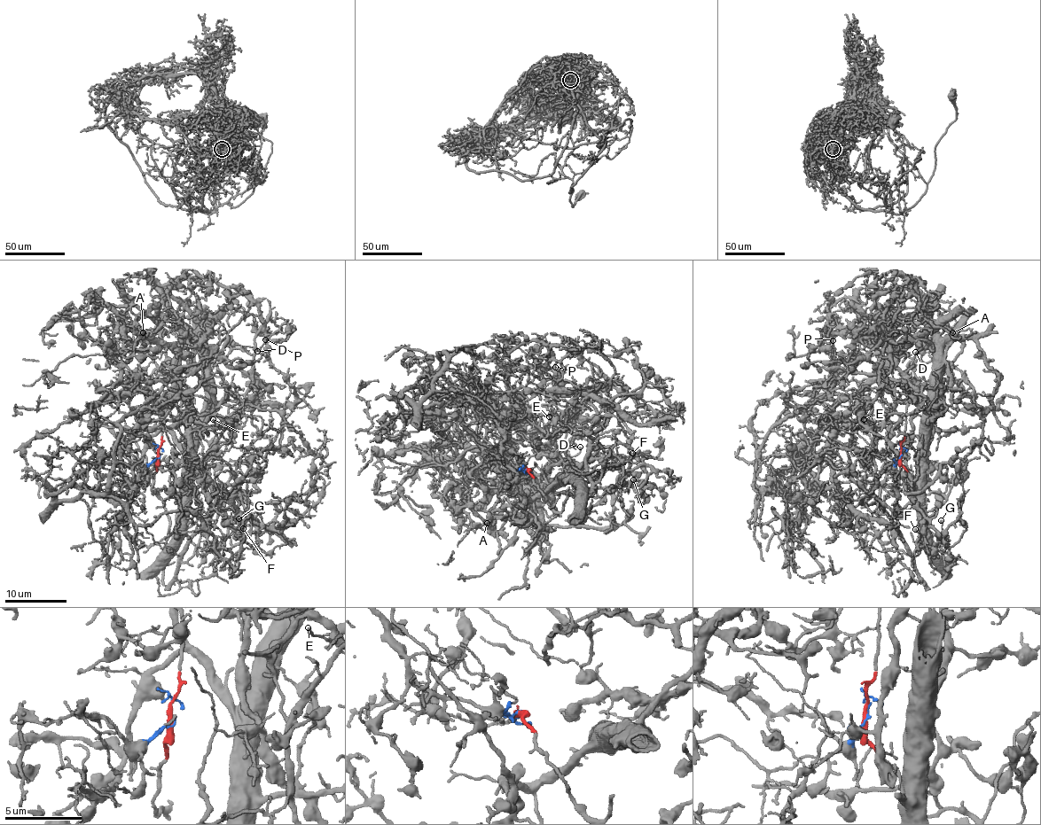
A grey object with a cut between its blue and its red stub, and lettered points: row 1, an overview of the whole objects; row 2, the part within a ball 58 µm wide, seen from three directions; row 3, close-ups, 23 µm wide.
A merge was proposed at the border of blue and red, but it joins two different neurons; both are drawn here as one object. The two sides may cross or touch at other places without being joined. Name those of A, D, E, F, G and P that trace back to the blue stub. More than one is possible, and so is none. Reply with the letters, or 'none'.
A, D, E, F, P

